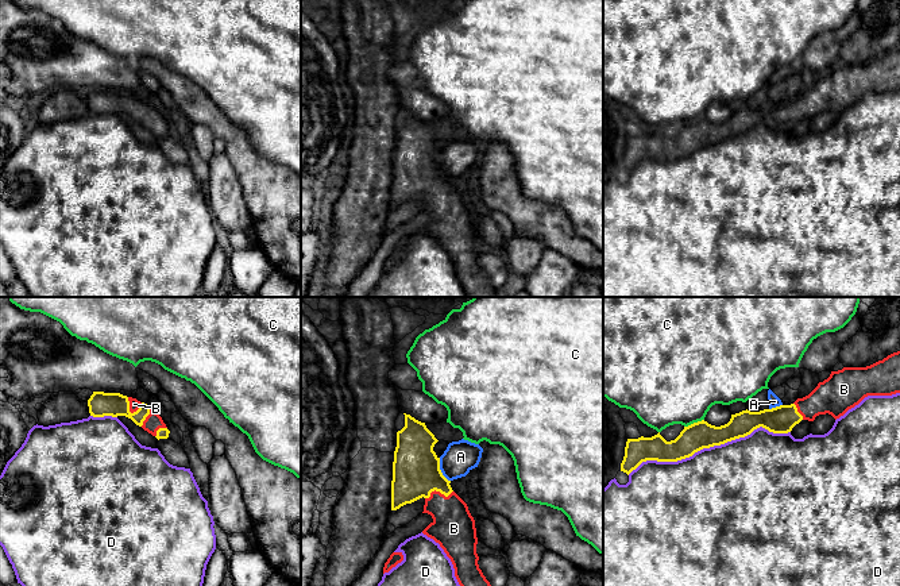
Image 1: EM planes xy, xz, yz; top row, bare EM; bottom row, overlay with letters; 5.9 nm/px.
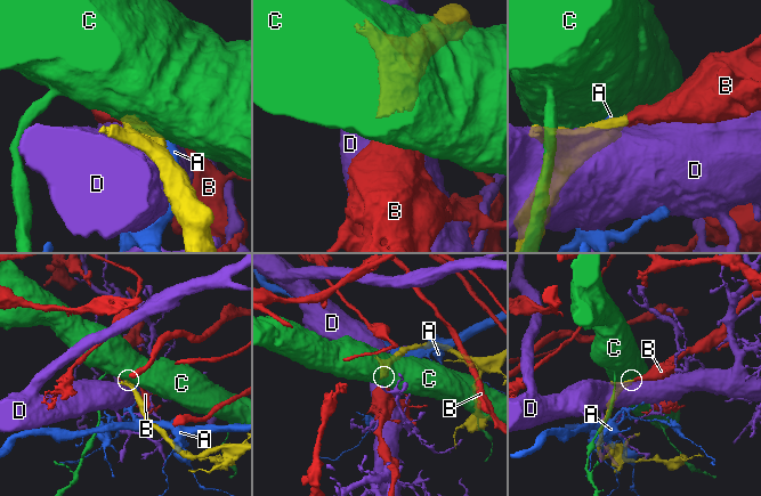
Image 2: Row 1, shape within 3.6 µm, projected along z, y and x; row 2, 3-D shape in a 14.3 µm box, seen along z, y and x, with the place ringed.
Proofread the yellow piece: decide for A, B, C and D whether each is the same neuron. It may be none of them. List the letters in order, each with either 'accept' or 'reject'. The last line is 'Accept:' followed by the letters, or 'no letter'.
A: reject
B: accept
C: reject
D: reject
Accept: B

